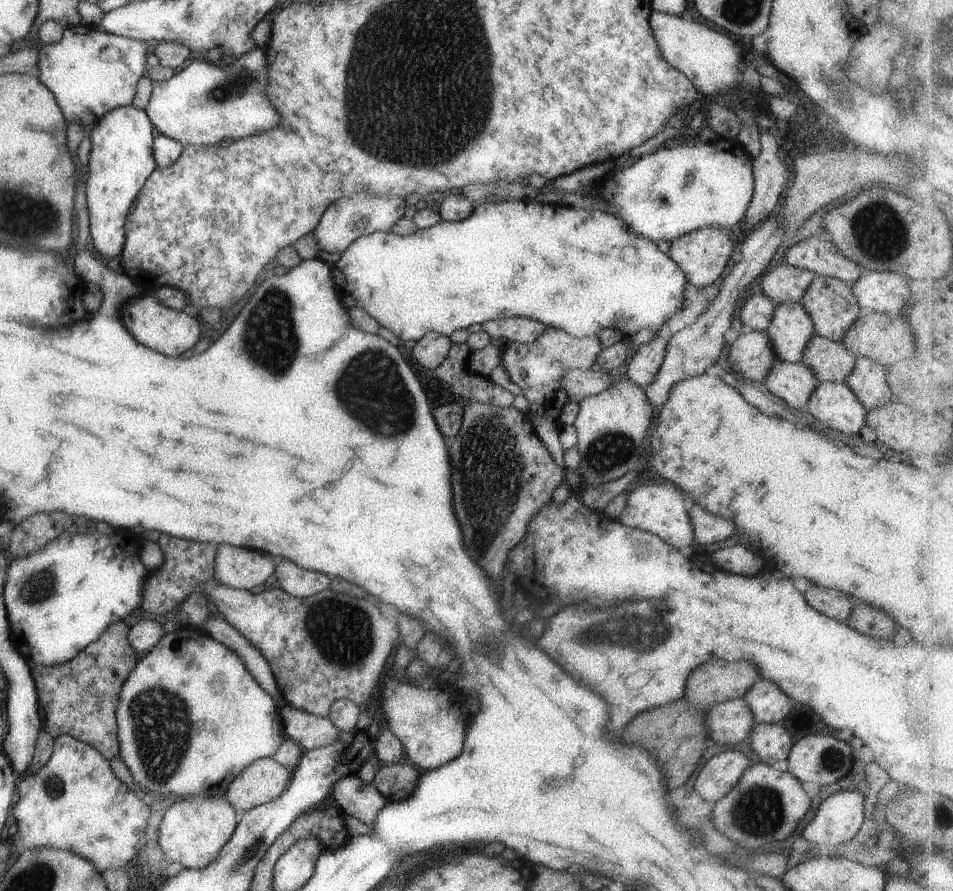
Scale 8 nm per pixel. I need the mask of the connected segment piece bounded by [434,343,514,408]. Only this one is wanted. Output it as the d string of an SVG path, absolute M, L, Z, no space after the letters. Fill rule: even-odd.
M451 343L445 360L434 368L439 382L463 404L485 403L494 407L508 407L513 395L487 377L471 374L466 368L470 350L465 343Z

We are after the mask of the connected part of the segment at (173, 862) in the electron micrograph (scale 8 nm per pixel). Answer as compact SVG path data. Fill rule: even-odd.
M187 797L181 802L171 804L159 824L158 845L163 862L172 869L206 867L229 840L238 816L223 797Z

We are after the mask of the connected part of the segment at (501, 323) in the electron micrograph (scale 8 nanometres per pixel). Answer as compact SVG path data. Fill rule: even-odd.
M505 317L491 319L481 325L491 338L505 338L507 342L530 343L535 340L546 326L527 317Z

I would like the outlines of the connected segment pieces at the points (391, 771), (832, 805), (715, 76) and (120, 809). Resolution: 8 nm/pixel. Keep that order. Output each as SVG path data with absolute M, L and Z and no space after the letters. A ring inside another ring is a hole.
M403 759L397 764L381 765L370 784L386 801L397 802L407 798L416 787L421 771Z
M840 789L824 798L817 807L811 821L803 828L800 837L809 844L823 850L831 850L840 843L849 842L864 821L864 792L857 789Z
M663 11L649 13L649 26L653 30L653 36L657 40L657 48L661 50L663 58L683 74L695 91L701 94L705 101L721 100L727 90L731 90L737 84L737 64L739 54L733 42L723 34L717 34L715 30L695 24L691 20L685 20L680 15L669 15Z
M59 735L54 738L51 754L47 762L35 774L21 776L19 794L15 807L11 808L17 832L12 836L15 847L21 851L39 846L58 850L69 850L77 856L89 860L97 872L114 868L124 868L146 844L145 828L150 809L130 788L119 782L111 770L109 761L87 743Z

